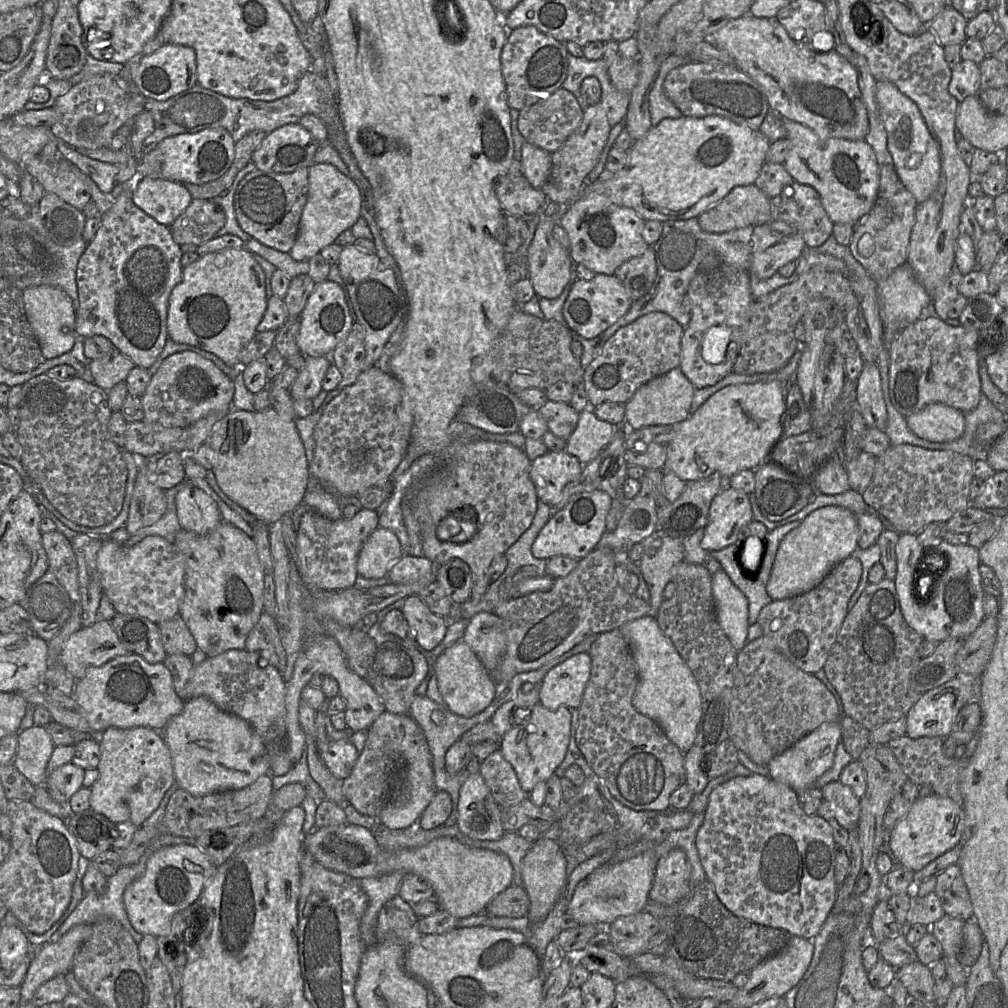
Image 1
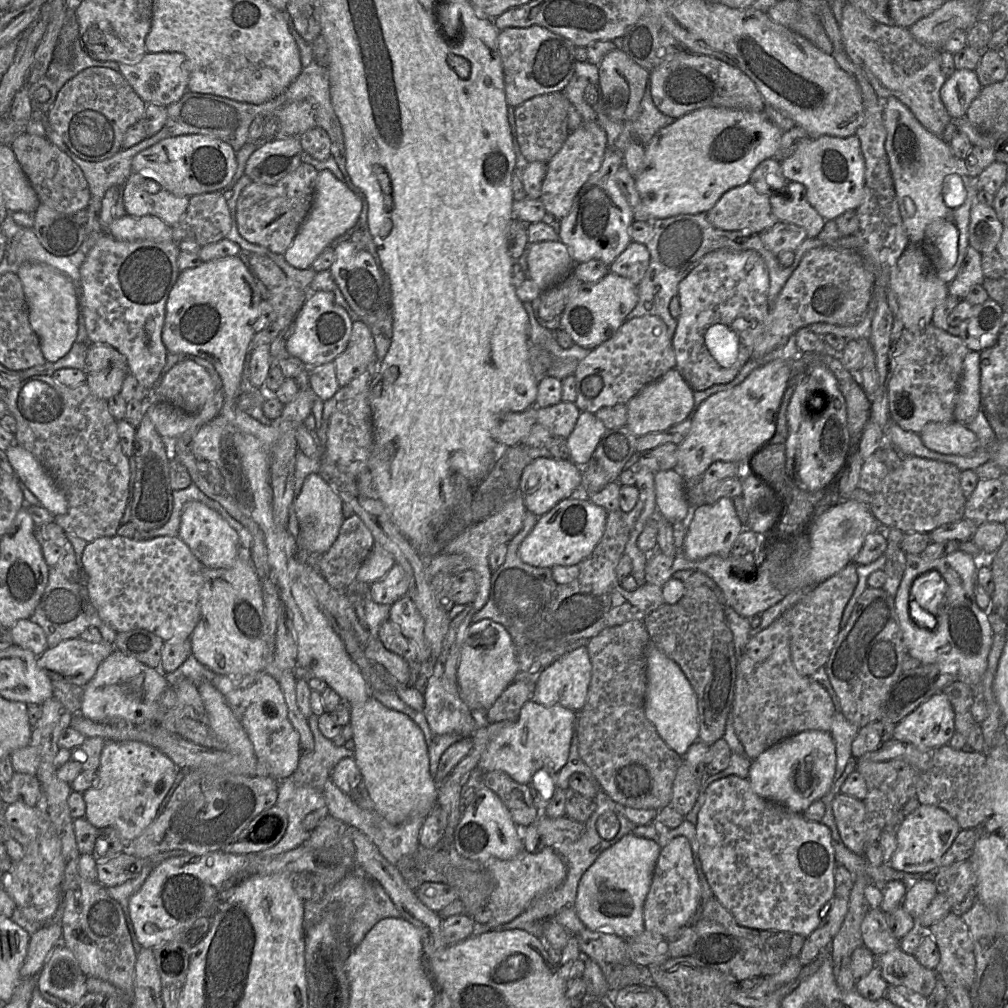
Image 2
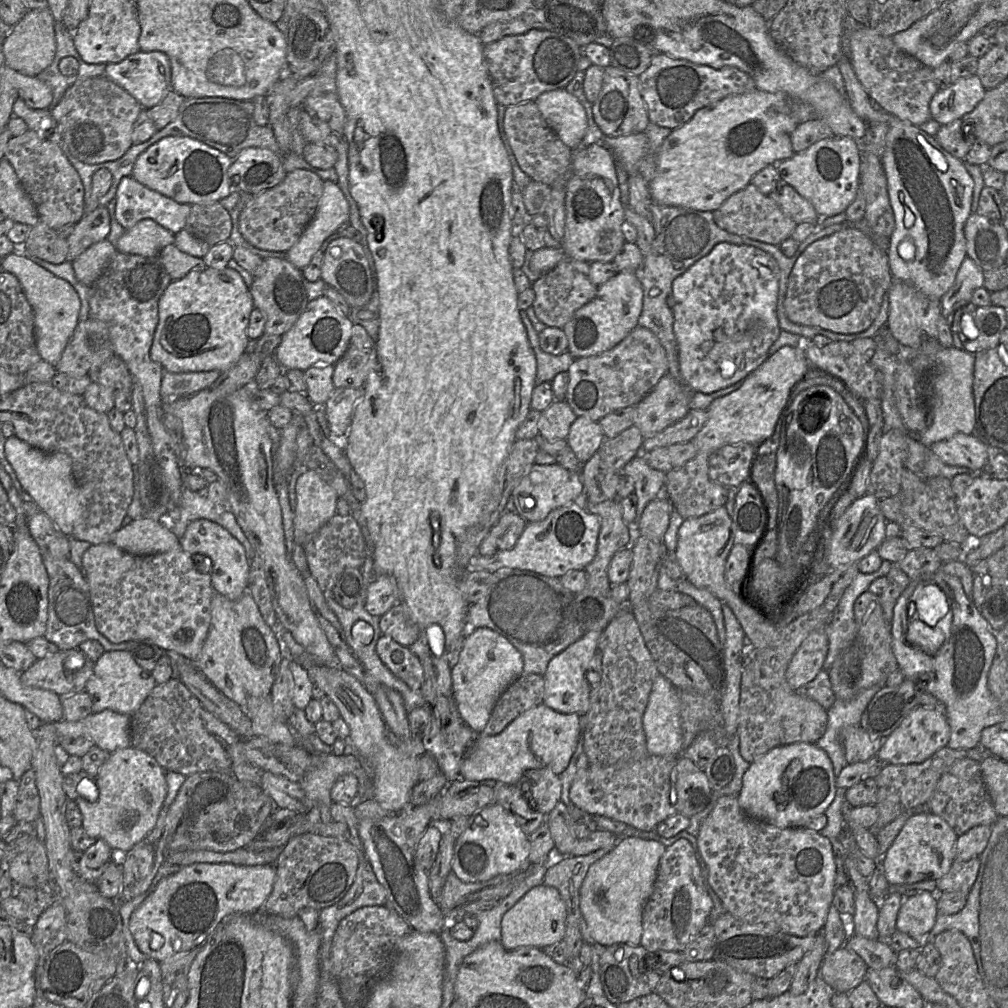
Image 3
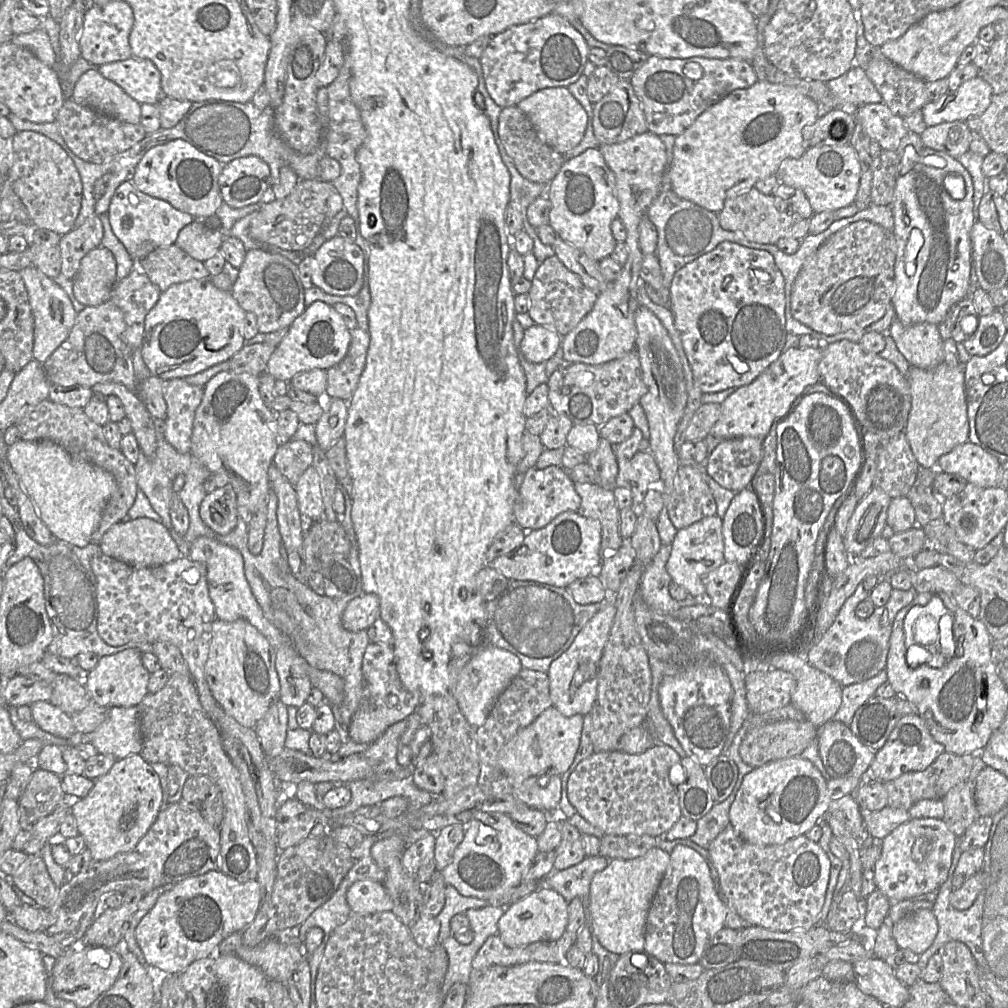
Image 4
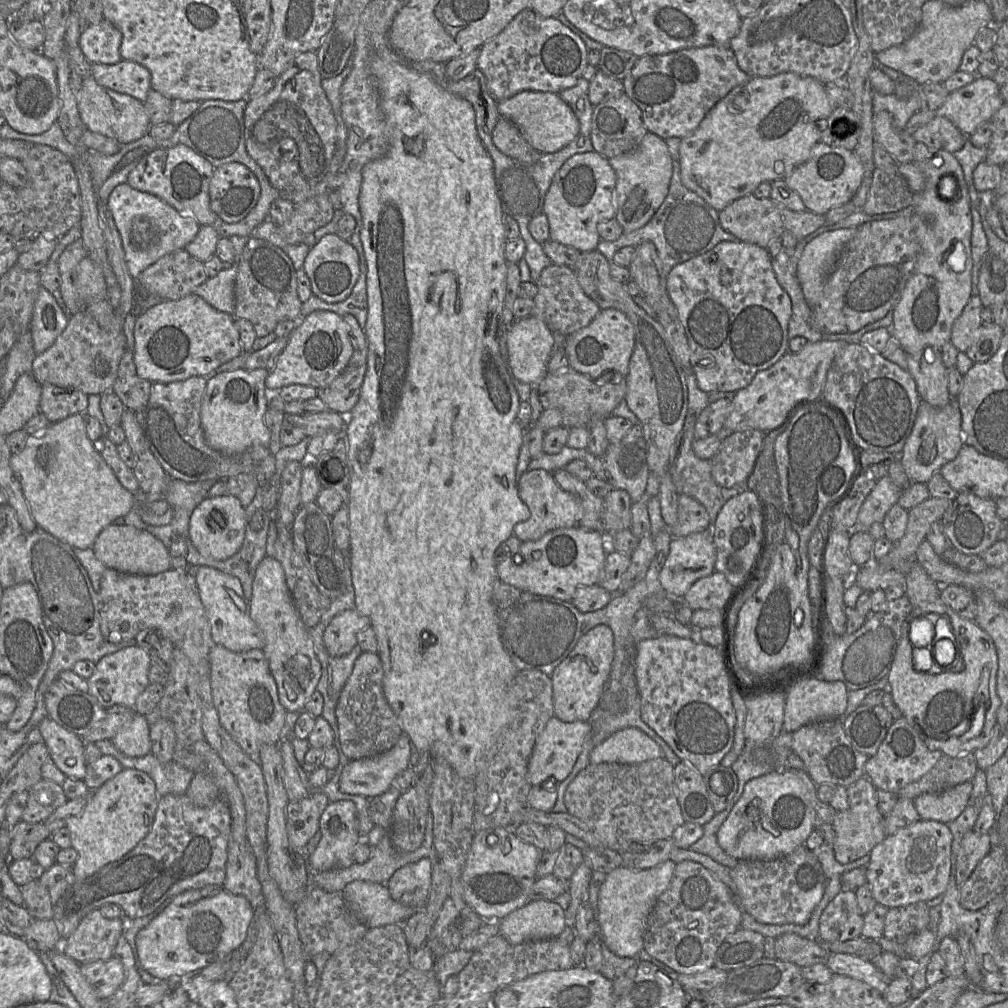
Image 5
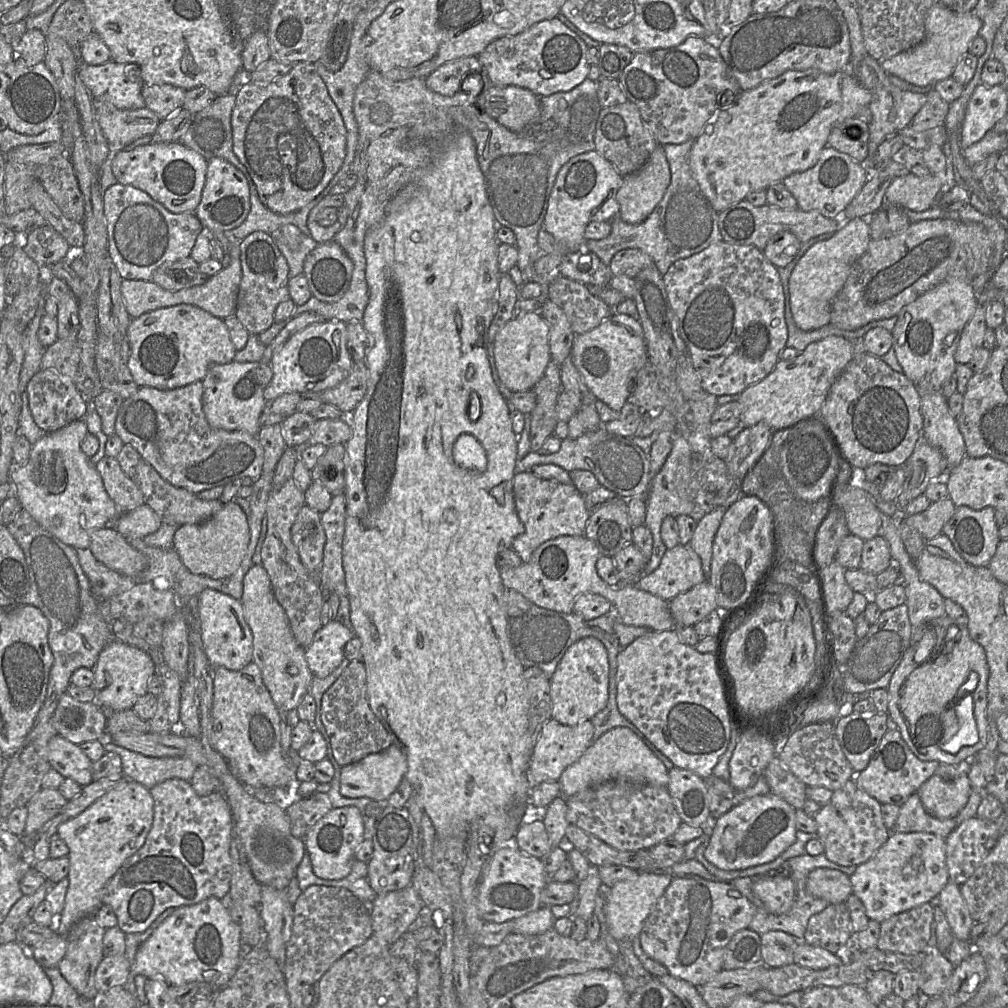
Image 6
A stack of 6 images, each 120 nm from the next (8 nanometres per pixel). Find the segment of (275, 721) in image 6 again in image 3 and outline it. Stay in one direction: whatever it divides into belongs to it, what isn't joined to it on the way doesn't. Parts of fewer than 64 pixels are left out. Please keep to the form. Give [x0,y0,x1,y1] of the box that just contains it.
[193,591,280,706]

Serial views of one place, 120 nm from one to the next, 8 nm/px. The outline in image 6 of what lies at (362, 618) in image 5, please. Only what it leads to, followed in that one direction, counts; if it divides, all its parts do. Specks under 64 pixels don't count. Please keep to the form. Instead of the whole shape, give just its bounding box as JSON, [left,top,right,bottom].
[304,620,355,678]

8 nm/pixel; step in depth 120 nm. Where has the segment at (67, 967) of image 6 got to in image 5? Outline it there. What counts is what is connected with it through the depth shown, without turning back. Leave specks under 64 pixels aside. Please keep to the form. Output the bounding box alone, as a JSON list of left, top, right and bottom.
[62,909,127,965]

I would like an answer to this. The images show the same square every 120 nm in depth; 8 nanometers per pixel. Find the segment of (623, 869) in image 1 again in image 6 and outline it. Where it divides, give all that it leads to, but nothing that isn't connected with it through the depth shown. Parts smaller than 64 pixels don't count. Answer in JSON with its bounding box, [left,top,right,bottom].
[606,871,673,941]

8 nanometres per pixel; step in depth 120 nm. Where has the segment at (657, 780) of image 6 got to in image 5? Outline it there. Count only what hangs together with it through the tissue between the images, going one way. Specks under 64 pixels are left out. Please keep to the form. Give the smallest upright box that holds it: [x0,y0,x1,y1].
[590,728,665,764]

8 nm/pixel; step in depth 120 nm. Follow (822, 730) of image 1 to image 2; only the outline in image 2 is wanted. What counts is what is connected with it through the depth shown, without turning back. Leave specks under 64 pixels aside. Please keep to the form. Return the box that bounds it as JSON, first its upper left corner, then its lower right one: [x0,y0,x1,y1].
[748,730,836,813]

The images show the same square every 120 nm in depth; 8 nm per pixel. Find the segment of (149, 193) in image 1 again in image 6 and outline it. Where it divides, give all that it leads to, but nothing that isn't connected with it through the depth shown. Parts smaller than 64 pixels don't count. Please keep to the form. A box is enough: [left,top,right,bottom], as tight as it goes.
[102,184,204,281]

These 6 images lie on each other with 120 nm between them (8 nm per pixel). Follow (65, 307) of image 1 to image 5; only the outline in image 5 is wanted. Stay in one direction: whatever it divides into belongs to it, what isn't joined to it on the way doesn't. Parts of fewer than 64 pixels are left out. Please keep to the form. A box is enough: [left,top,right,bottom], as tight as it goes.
[30,287,69,355]

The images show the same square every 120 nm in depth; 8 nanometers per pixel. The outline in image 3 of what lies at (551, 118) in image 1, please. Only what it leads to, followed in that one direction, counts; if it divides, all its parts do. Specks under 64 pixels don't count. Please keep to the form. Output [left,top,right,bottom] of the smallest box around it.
[503,101,573,186]

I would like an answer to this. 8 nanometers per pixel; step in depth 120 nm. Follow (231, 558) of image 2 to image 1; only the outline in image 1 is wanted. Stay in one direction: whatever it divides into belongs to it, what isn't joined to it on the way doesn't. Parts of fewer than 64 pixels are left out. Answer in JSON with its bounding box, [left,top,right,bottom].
[175,484,223,535]

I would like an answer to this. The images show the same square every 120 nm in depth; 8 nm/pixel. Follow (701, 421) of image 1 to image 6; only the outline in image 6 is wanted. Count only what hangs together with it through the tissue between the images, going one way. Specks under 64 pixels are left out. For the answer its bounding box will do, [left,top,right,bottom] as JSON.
[740,336,854,430]

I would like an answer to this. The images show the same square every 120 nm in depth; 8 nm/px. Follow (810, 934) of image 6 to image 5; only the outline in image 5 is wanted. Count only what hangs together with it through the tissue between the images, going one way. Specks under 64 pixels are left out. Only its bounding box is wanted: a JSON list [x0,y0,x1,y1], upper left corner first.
[818,890,864,941]

